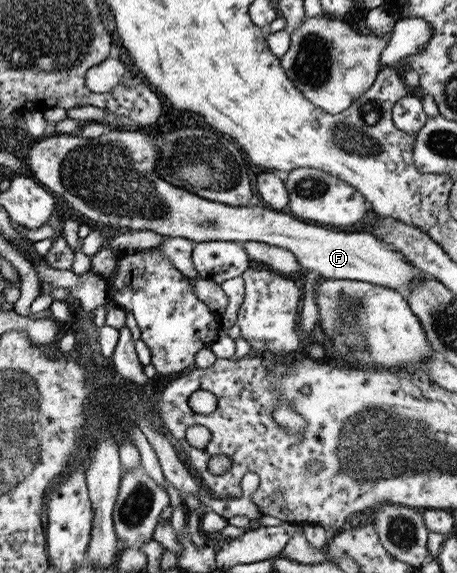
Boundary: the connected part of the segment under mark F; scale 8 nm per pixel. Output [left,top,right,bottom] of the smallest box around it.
[20,128,424,293]

